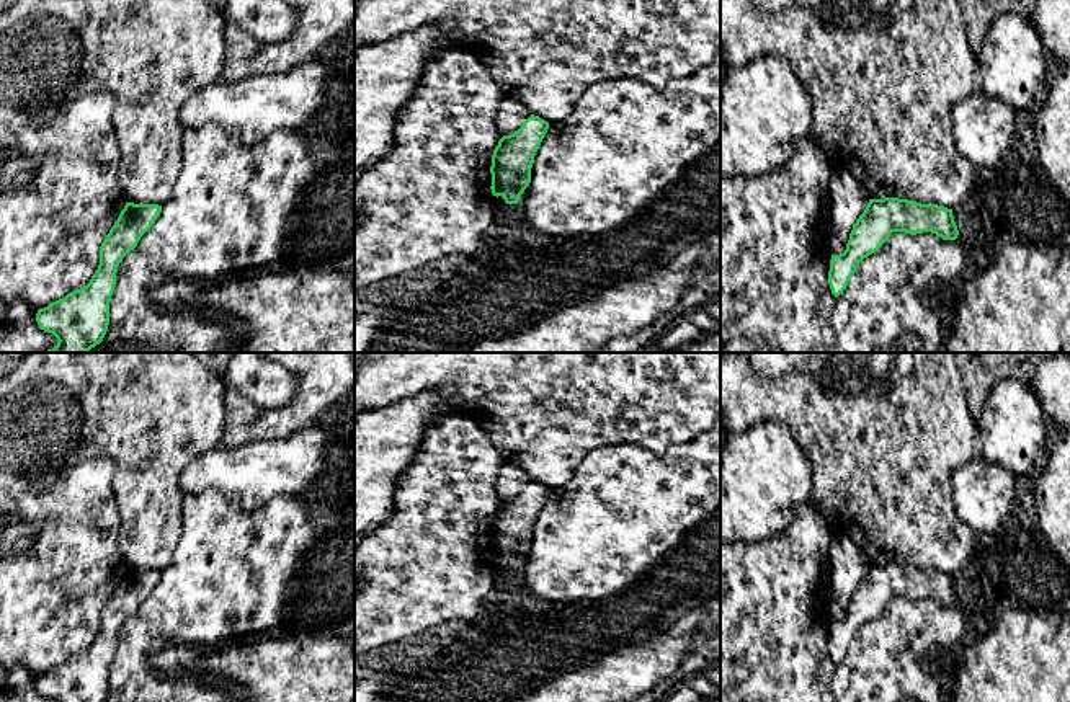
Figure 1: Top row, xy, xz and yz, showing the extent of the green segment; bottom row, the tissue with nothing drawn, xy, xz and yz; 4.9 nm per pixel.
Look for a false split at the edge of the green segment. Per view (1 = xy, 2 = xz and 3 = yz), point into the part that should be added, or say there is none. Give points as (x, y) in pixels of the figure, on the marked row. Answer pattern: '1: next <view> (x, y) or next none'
1: next none
2: next none
3: next none

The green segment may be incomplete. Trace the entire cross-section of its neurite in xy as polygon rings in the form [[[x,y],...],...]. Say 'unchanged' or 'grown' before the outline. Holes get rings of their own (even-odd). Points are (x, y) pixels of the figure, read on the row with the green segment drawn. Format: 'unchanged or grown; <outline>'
unchanged; [[[126,202],[100,247],[100,264],[90,282],[38,310],[39,328],[57,338],[52,349],[41,353],[88,353],[103,341],[118,266],[150,230],[160,212],[158,204]]]

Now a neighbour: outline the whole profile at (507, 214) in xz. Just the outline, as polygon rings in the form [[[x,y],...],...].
[[[526,188],[524,193],[519,196],[518,204],[506,204],[503,196],[495,198],[495,222],[502,225],[513,225],[526,222],[524,206],[528,201],[529,189]]]

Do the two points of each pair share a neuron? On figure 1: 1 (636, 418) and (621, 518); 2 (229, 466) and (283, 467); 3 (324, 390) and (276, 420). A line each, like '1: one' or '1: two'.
1: two
2: one
3: one

